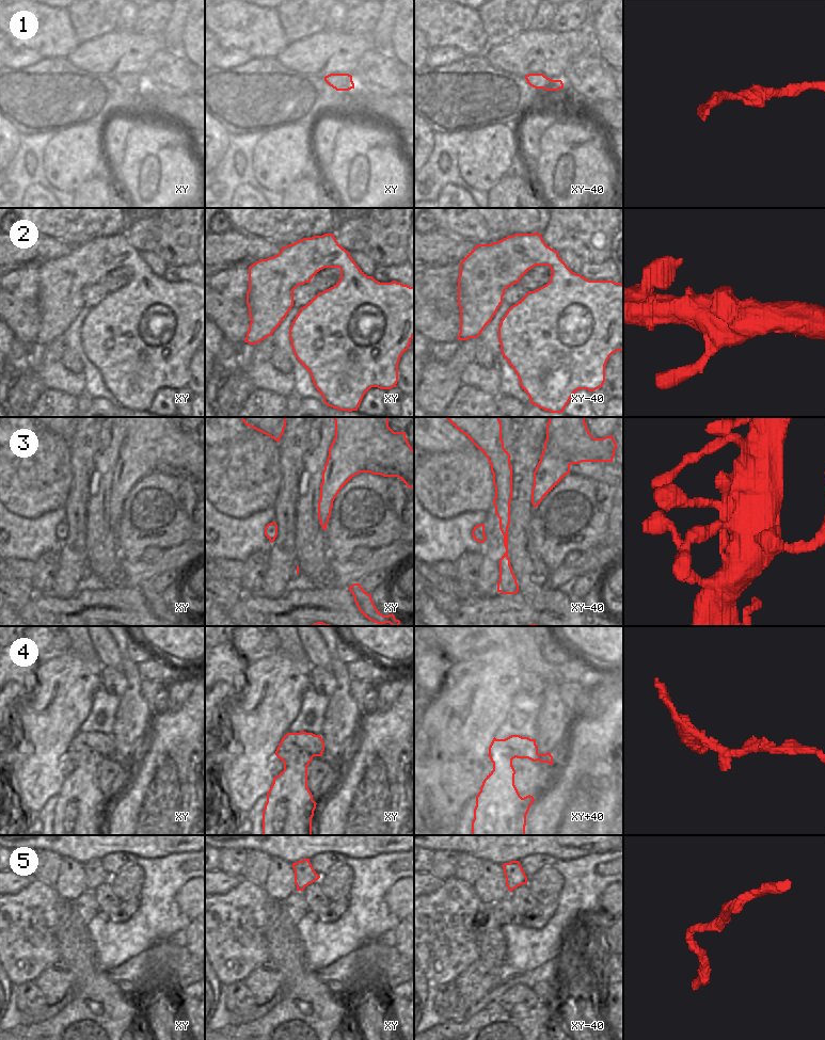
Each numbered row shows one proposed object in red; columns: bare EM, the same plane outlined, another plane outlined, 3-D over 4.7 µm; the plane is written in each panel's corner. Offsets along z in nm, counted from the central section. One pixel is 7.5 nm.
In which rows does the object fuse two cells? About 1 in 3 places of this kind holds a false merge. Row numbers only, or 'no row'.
4, 5

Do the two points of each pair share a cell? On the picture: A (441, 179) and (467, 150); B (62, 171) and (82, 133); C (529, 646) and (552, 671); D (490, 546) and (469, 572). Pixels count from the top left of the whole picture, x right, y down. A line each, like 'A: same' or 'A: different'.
A: different
B: same
C: same
D: different

